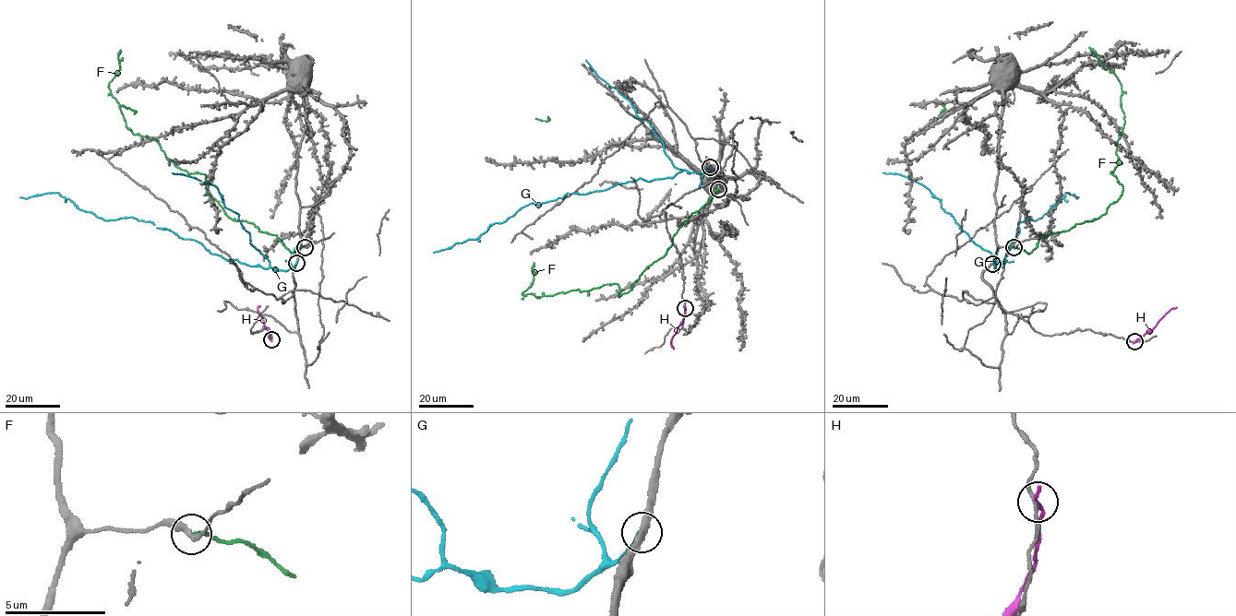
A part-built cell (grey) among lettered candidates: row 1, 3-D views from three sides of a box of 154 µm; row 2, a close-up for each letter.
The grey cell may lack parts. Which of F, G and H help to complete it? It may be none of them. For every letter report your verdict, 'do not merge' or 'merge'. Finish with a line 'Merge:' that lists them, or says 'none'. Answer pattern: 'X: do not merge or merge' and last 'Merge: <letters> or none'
F: merge
G: do not merge
H: do not merge
Merge: F

